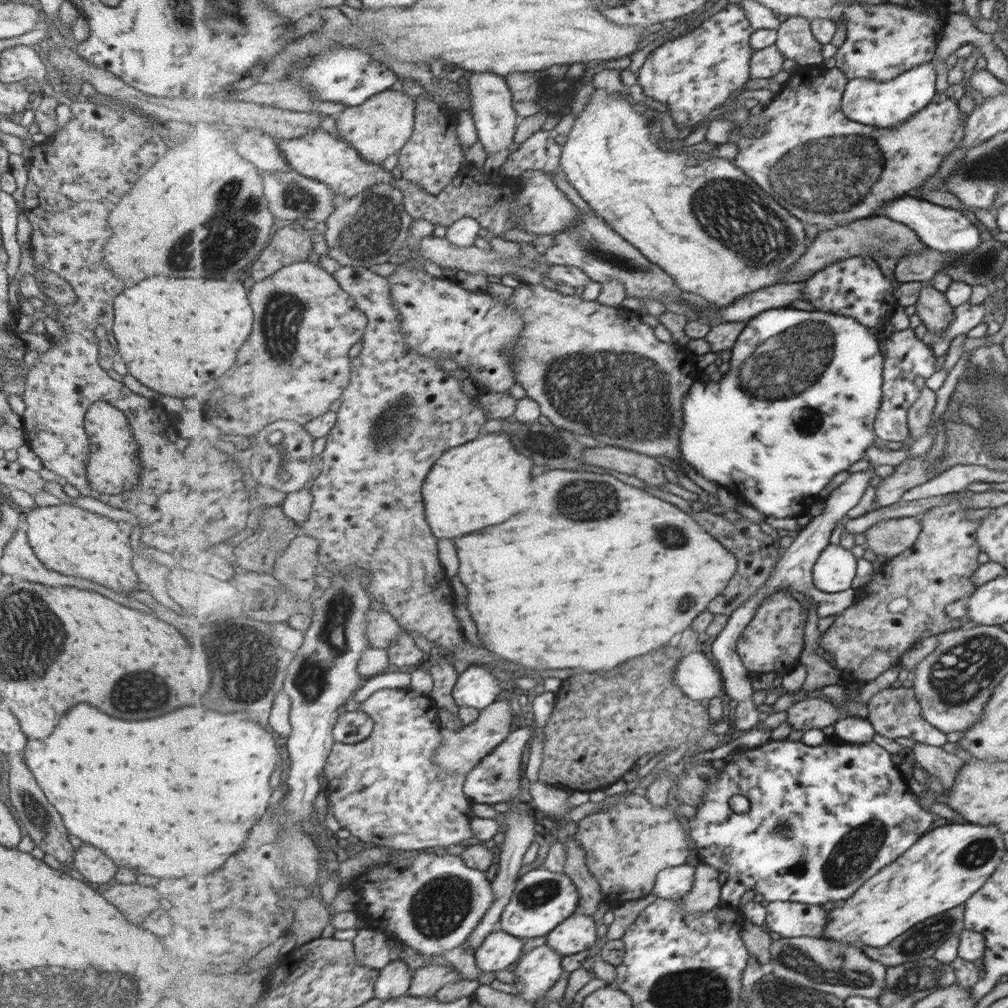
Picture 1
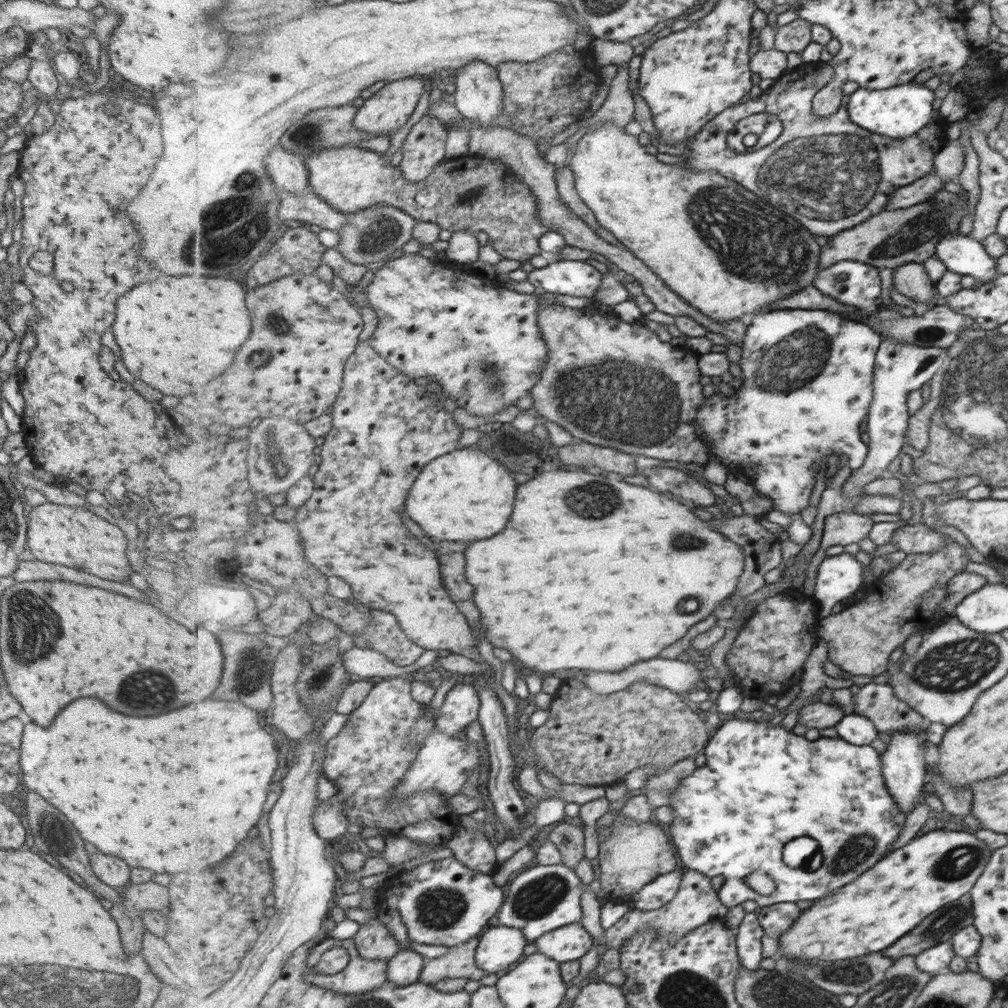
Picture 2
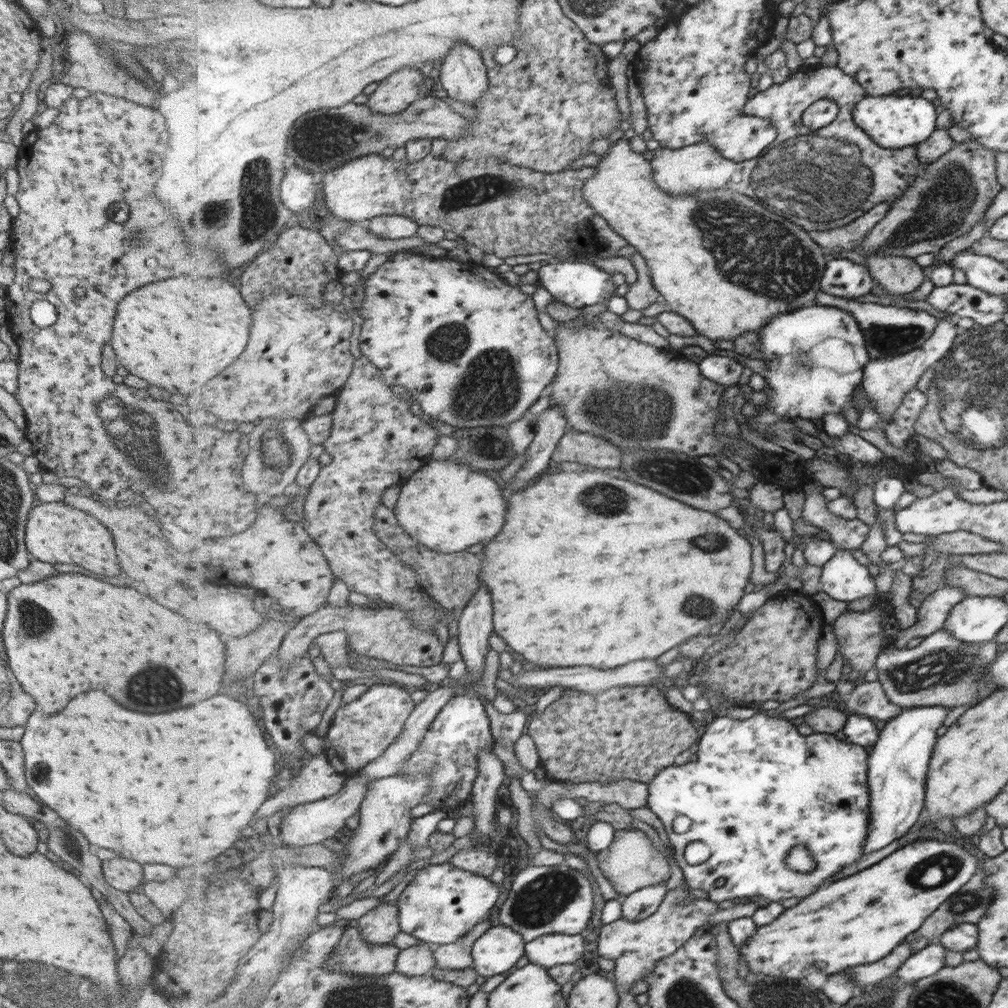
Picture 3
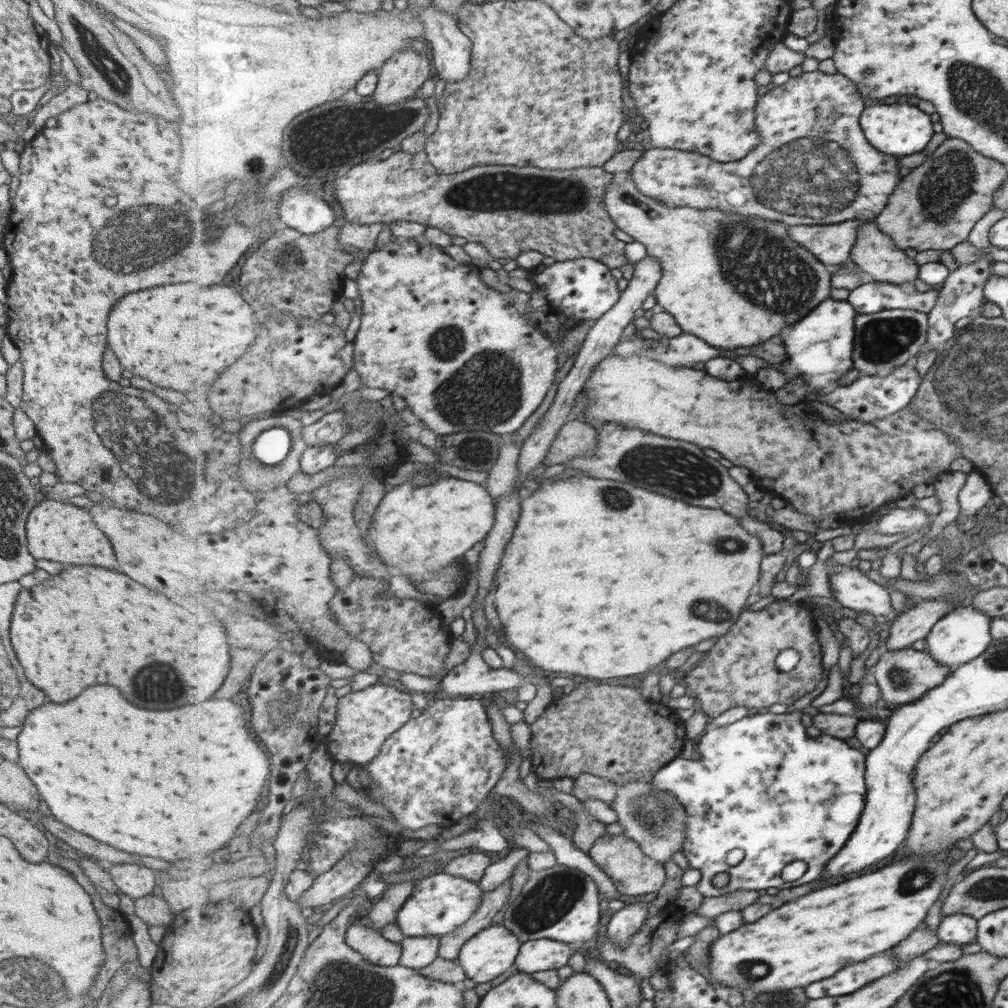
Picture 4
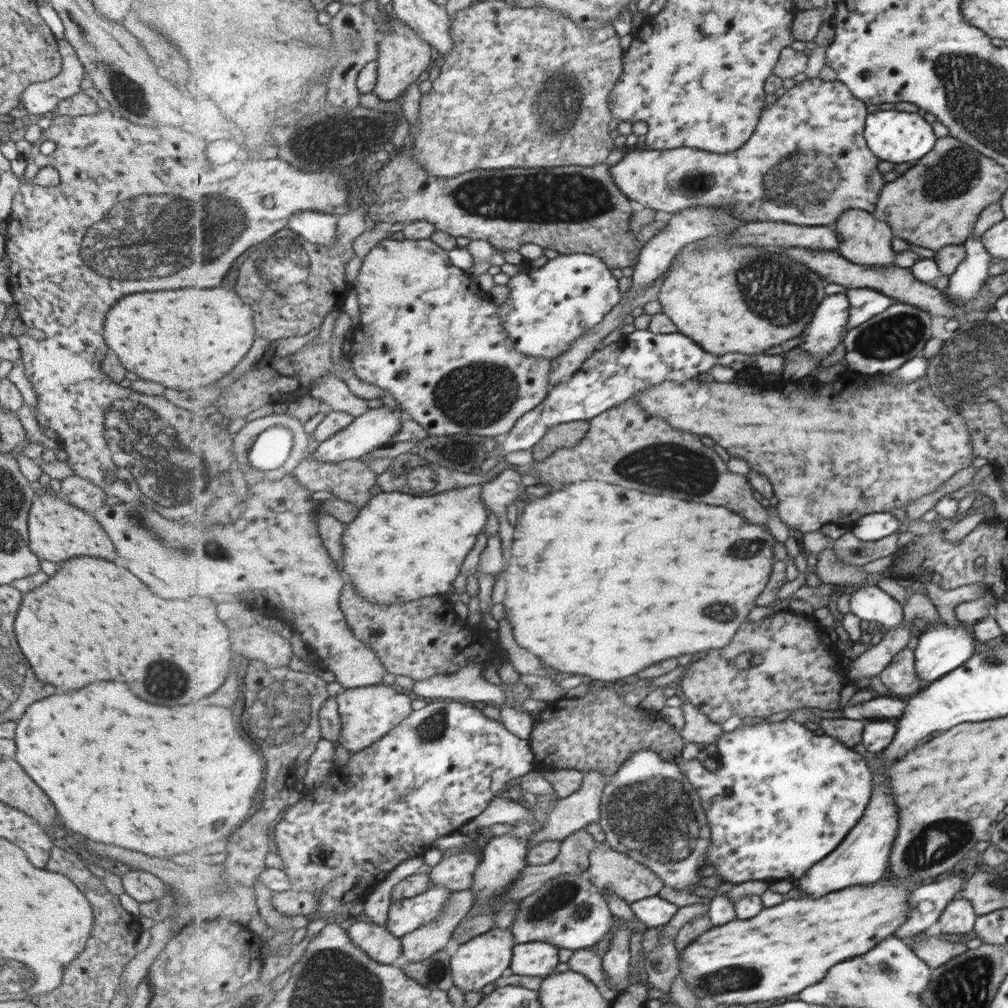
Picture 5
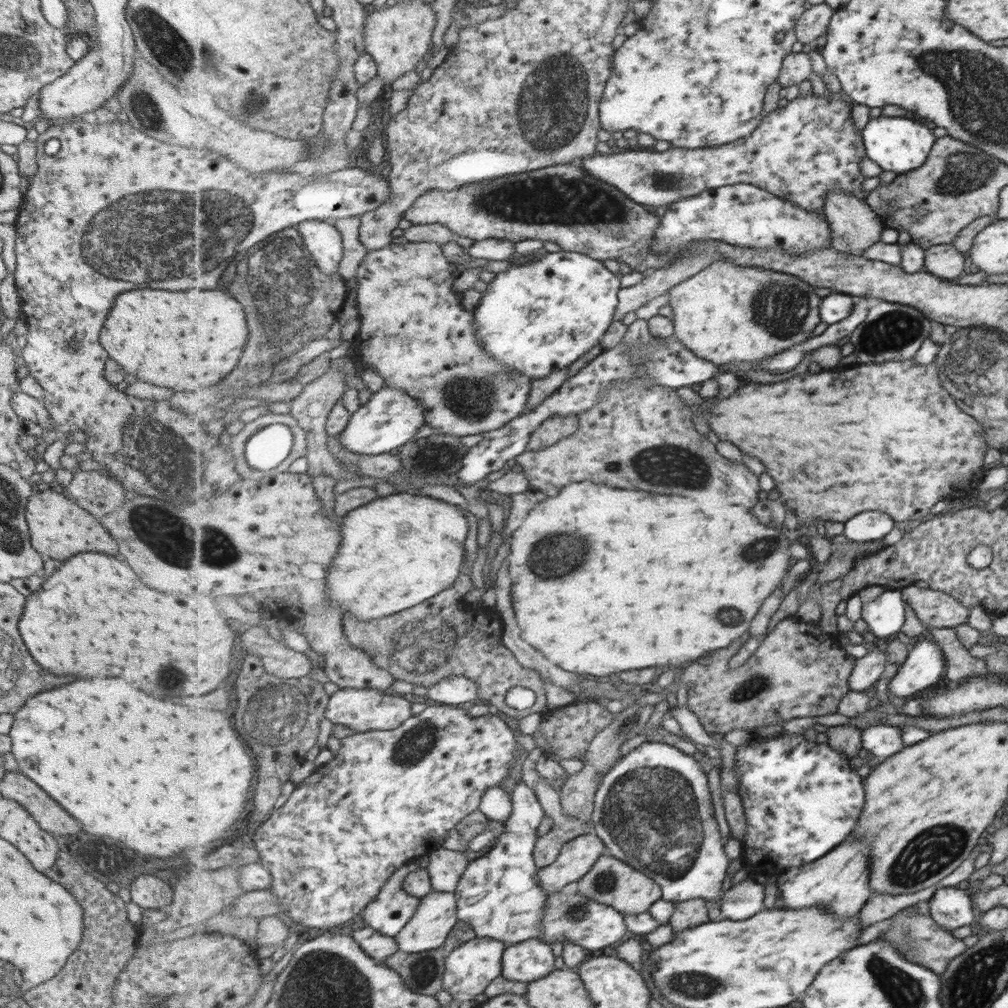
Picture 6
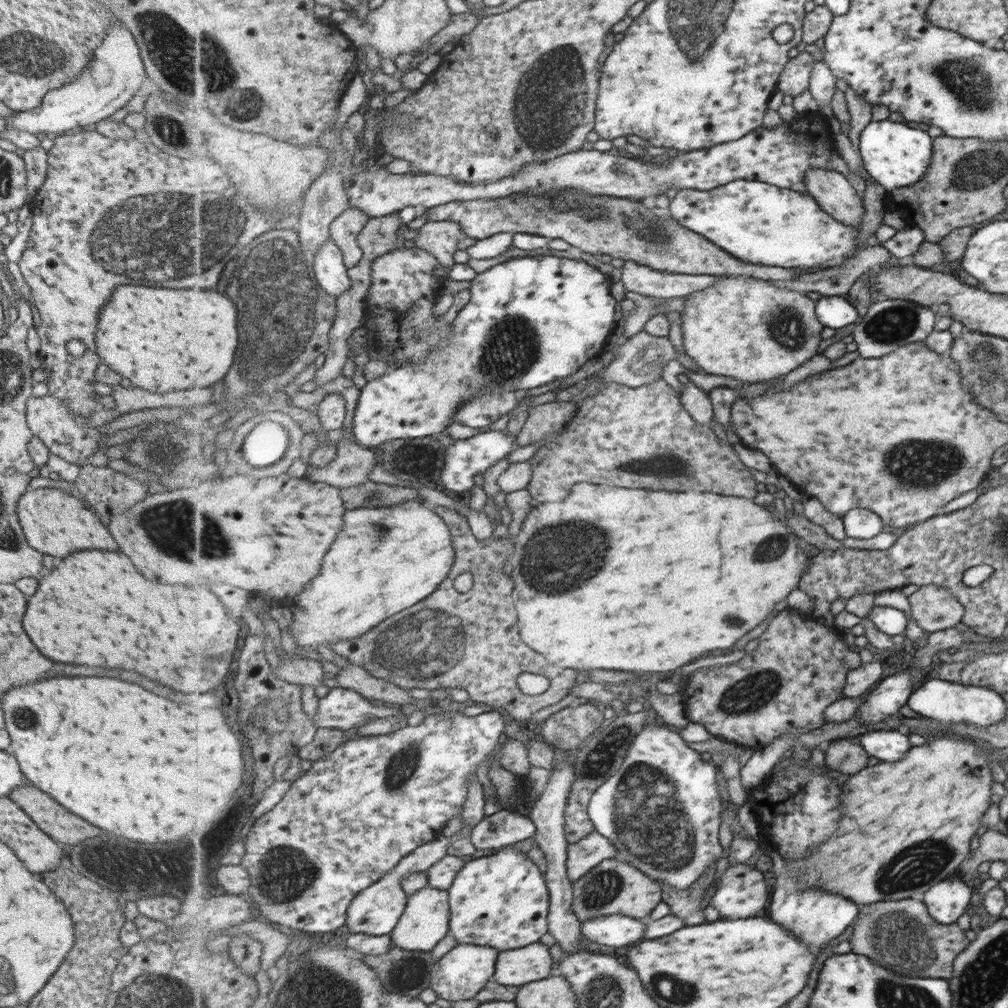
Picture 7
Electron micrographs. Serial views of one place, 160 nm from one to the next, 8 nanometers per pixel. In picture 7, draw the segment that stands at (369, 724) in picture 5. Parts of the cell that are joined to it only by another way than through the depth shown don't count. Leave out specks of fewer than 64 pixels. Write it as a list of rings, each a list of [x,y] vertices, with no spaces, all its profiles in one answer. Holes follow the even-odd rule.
[[[335,687],[331,689],[318,703],[318,712],[314,716],[315,725],[318,727],[328,727],[331,729],[340,729],[341,731],[350,728],[358,728],[370,720],[385,718],[385,716],[399,716],[403,714],[407,716],[409,709],[398,706],[397,708],[387,708],[383,706],[375,706],[373,702],[369,702],[360,692],[349,688]]]

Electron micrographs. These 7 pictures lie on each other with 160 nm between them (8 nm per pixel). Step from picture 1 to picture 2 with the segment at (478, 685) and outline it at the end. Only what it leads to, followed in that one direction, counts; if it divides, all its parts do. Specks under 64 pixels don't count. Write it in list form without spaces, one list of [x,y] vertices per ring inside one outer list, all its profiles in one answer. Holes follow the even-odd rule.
[[[459,678],[447,693],[436,726],[449,736],[460,736],[480,717],[480,692],[473,678]]]

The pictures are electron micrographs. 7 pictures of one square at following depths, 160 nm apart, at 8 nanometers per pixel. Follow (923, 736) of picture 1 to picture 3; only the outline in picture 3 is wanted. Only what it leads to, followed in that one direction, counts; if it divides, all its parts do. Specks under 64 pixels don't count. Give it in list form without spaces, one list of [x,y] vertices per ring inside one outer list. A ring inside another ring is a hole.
[[[877,681],[856,685],[846,703],[851,714],[862,715],[869,719],[887,722],[895,718],[902,707],[887,700],[881,685]]]

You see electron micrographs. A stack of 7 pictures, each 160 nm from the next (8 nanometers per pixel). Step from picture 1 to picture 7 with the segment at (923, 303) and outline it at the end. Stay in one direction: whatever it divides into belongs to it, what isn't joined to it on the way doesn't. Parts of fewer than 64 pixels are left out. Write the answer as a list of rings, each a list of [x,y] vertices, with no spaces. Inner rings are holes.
[[[811,168],[805,176],[805,185],[825,212],[843,224],[860,226],[862,201],[857,197],[857,190],[841,172]]]

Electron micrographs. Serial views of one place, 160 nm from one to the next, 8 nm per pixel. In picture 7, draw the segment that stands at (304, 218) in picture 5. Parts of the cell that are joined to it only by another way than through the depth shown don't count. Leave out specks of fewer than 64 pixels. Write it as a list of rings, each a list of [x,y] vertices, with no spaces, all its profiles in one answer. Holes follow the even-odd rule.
[[[329,239],[314,256],[314,276],[329,295],[338,298],[352,287],[349,269],[344,263],[343,252],[334,240]]]

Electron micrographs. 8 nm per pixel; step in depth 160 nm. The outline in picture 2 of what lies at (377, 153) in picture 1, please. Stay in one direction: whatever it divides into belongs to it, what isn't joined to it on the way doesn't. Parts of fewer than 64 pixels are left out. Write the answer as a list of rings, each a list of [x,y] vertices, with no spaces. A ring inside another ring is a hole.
[[[409,77],[391,81],[379,92],[376,92],[371,99],[364,102],[363,106],[357,111],[353,125],[357,130],[367,132],[370,137],[388,136],[391,138],[401,126],[407,124],[407,120],[415,112],[423,92],[425,92],[425,86],[419,78]]]

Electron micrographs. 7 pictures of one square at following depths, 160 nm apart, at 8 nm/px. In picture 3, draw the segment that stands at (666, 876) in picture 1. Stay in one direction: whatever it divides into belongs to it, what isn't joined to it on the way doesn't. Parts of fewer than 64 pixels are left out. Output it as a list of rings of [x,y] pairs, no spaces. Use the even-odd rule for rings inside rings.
[[[667,882],[642,888],[633,894],[622,898],[622,909],[625,920],[641,922],[655,914],[664,898],[669,894]]]

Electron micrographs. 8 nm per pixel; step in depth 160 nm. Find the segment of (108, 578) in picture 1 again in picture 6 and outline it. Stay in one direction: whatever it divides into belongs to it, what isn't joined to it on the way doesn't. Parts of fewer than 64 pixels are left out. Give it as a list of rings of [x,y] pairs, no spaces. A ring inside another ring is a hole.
[[[48,486],[35,489],[27,498],[25,520],[29,526],[31,546],[51,560],[67,560],[77,552],[105,552],[115,554],[117,546],[105,528],[78,504]]]

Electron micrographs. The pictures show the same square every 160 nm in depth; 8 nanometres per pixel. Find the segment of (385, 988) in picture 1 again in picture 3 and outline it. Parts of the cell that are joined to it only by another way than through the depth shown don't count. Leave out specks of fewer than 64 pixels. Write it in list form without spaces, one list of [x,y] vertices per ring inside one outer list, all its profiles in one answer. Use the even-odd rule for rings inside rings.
[[[425,941],[400,951],[396,970],[409,976],[430,974],[437,964],[434,951],[436,947]]]

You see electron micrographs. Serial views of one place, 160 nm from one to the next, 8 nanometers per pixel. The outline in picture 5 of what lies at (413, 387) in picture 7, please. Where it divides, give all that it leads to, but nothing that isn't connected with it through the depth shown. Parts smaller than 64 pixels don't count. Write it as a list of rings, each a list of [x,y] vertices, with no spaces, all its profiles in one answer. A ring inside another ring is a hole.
[[[591,253],[560,254],[527,274],[518,272],[507,285],[510,295],[498,308],[499,318],[515,348],[537,358],[561,356],[582,334],[603,323],[623,295],[611,268]],[[383,406],[369,409],[364,415],[356,417],[345,430],[321,442],[310,457],[319,461],[341,462],[341,460],[351,460],[351,458],[359,459],[369,452],[385,448],[389,446],[389,443],[393,443],[395,434],[401,430],[404,417],[406,414],[401,406],[395,410]]]

